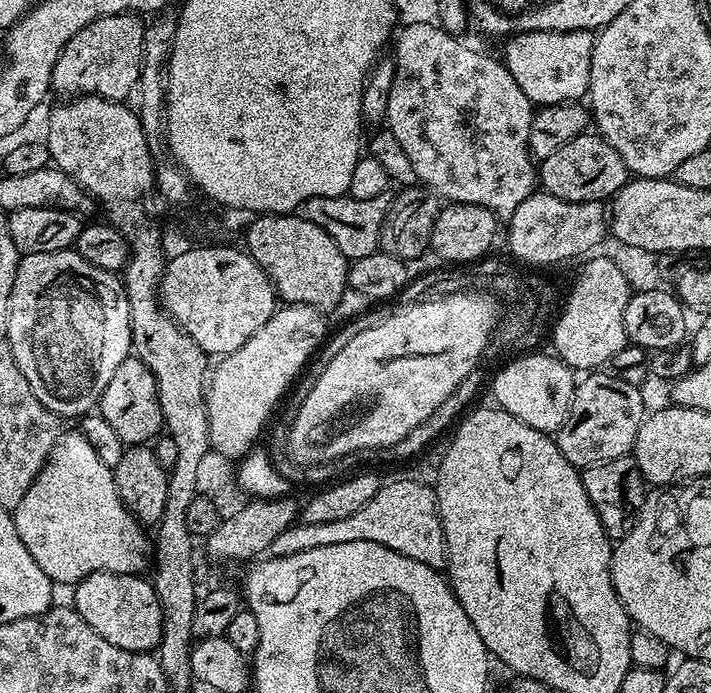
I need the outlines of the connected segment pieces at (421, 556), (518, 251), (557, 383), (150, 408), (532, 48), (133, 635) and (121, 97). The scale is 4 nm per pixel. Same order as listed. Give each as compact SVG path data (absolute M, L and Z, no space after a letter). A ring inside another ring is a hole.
M392 480L381 483L379 490L361 506L355 514L349 514L335 522L312 522L292 524L282 534L277 534L274 542L270 542L267 550L269 557L302 554L302 550L318 550L318 546L339 546L342 542L378 542L390 550L398 550L398 554L406 554L406 558L414 558L414 562L422 562L426 566L440 570L445 567L448 547L440 521L440 511L436 505L436 494L420 480Z
M537 190L531 196L526 198L526 202L522 202L522 206L518 206L518 210L514 210L514 214L507 221L508 224L508 248L517 256L515 259L524 266L536 266L532 264L560 264L563 260L572 260L575 256L583 257L585 254L591 253L593 248L598 245L600 240L606 236L606 208L599 200L594 202L566 202L562 198L554 198L549 192Z
M536 350L507 361L501 367L504 369L493 380L491 377L490 388L492 384L492 396L496 399L493 401L505 412L514 414L514 418L526 422L526 426L534 430L555 434L560 431L570 414L578 376L559 356L543 356L541 352Z
M129 358L122 362L122 366L118 366L118 370L114 370L114 378L106 382L100 395L98 415L110 422L125 446L144 446L161 435L164 415L158 402L158 386L154 382L154 374L150 374L143 362Z
M574 30L573 32L519 32L516 36L507 37L505 44L508 45L504 48L502 59L504 65L510 70L510 74L514 74L514 82L518 82L518 86L522 86L522 94L526 94L526 98L530 98L533 105L571 104L588 95L588 83L590 82L590 54L592 53L593 39L594 36L592 32L583 32L582 30Z
M95 572L86 578L82 578L79 584L75 585L71 603L76 613L90 626L122 650L131 652L152 652L159 645L162 638L162 606L158 602L156 585L151 579L143 580L145 577L140 574L110 574L109 572Z
M136 14L122 16L103 16L90 26L78 30L70 42L58 54L58 62L54 62L51 91L60 95L60 98L75 98L81 94L86 96L101 96L107 100L127 101L130 88L140 77L140 67L144 61L144 30L140 24L141 17Z

